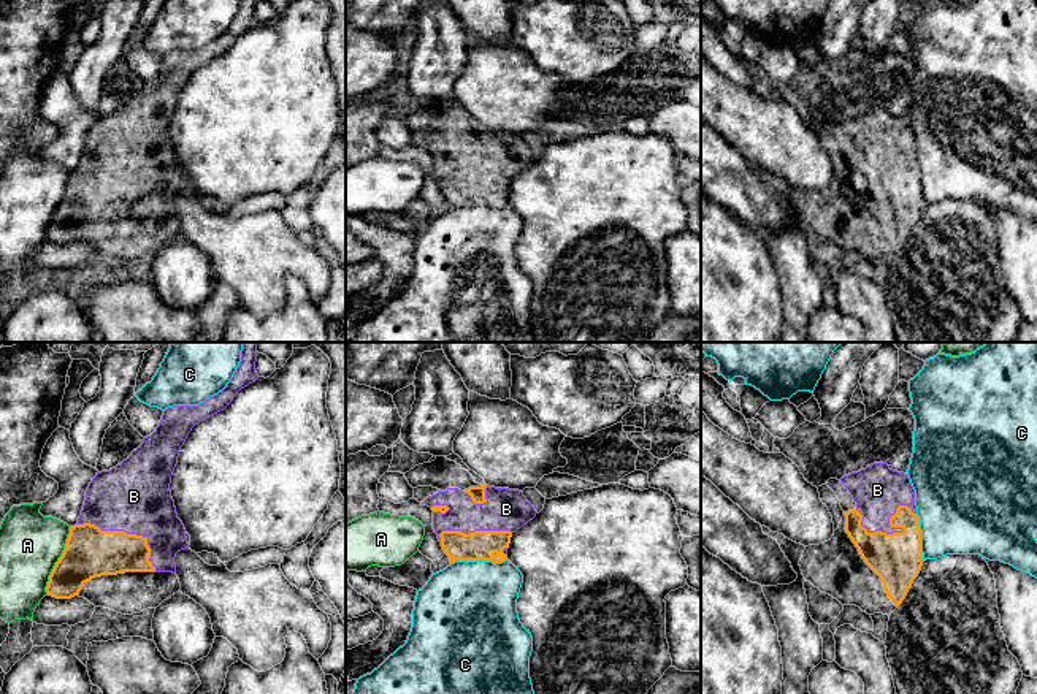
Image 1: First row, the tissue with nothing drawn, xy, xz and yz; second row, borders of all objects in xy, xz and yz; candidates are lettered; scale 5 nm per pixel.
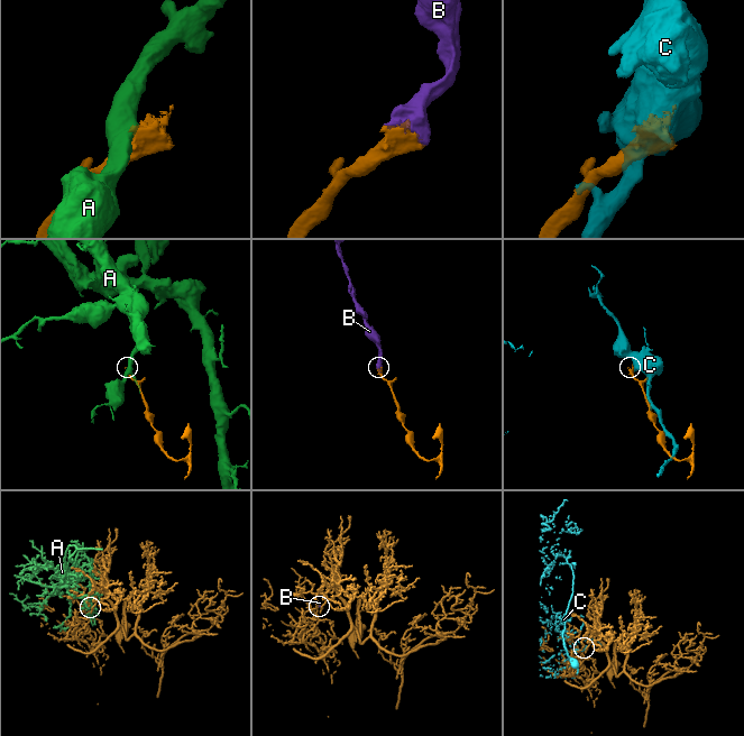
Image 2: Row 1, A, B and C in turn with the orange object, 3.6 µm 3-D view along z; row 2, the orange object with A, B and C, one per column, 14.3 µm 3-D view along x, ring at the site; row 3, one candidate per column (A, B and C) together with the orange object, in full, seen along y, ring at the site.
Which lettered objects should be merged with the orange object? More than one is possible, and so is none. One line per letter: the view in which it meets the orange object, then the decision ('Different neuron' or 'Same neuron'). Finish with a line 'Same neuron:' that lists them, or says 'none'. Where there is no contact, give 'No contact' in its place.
A: Touches orange in xy. Different neuron
B: Touches orange in yz. Same neuron
C: Touches orange in xz. Different neuron
Same neuron: B

